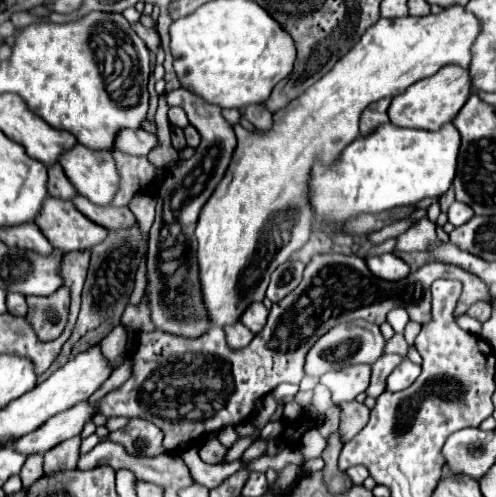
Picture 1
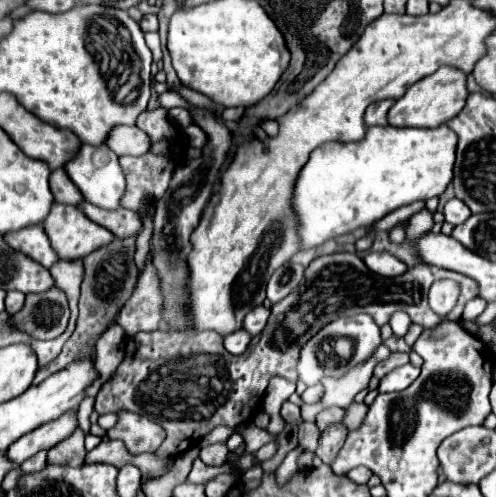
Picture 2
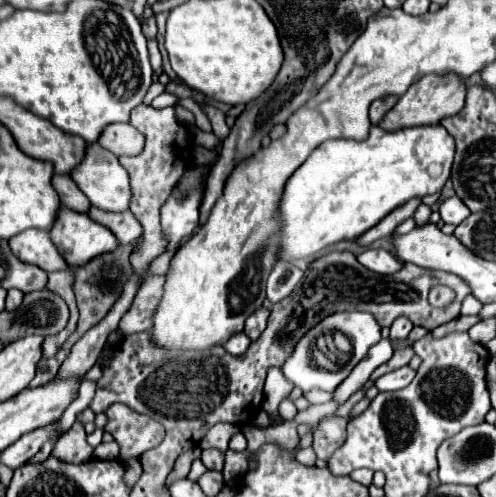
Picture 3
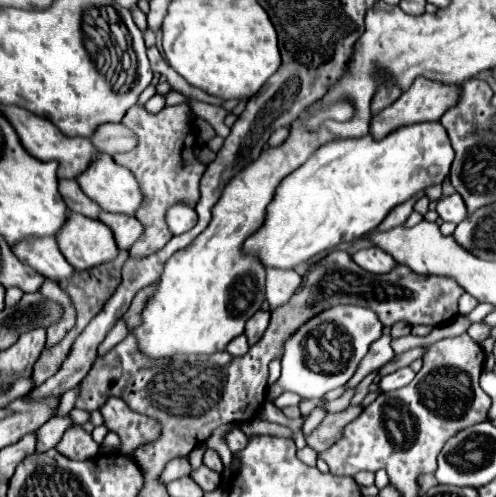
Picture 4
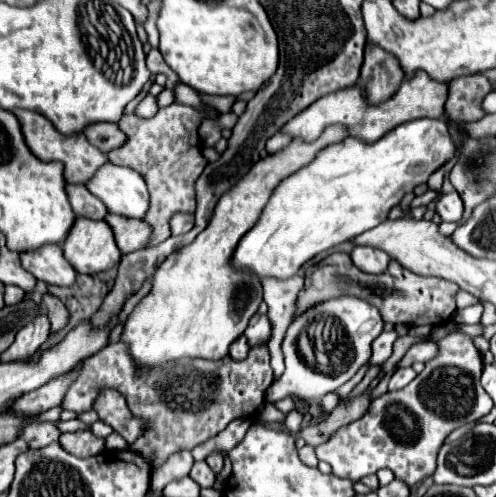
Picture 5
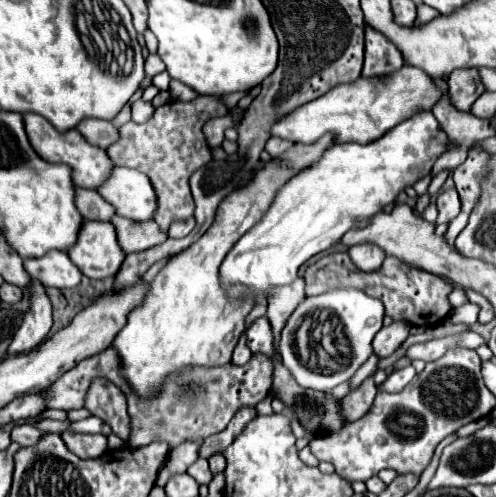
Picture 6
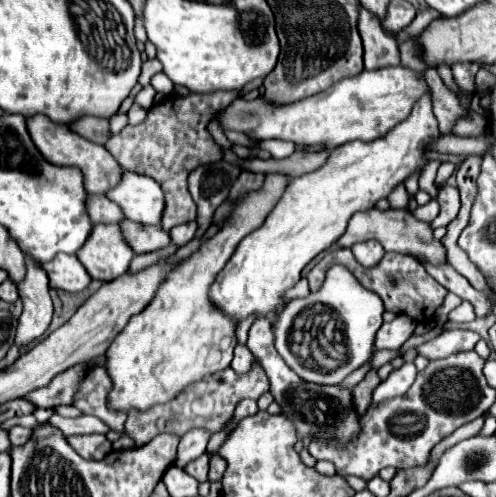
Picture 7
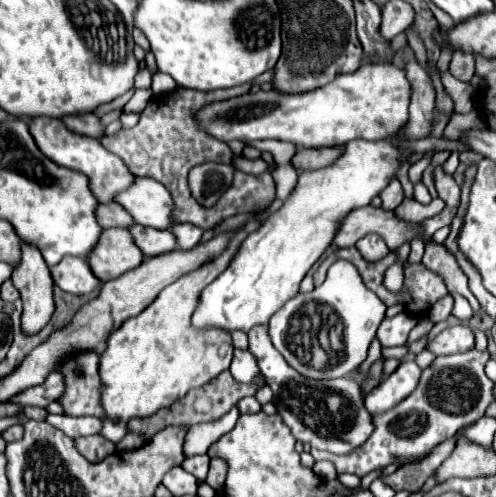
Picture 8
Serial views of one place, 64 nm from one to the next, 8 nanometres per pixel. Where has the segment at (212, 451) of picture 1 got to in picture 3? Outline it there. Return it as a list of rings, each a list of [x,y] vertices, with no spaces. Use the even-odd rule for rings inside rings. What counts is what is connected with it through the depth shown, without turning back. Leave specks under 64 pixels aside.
[[[210,448],[210,450],[202,450],[202,462],[204,462],[204,466],[208,468],[208,470],[218,470],[218,472],[222,472],[222,468],[224,468],[224,456],[222,456],[222,452],[218,452],[218,450],[214,450],[214,448]]]

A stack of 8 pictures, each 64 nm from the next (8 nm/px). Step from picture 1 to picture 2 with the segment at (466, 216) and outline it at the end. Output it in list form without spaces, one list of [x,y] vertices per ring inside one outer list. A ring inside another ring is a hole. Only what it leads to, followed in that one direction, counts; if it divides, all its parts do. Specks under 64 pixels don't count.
[[[452,198],[452,200],[446,202],[446,206],[444,206],[444,218],[446,218],[446,222],[450,222],[452,226],[458,226],[458,224],[466,222],[470,214],[472,214],[472,212],[468,210],[468,206],[466,206],[462,200],[458,200],[458,198]]]

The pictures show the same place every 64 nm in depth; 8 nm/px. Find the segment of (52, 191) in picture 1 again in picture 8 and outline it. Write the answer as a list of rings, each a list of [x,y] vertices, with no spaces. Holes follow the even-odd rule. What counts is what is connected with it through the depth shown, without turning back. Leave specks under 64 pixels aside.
[[[100,204],[100,208],[96,210],[100,226],[102,228],[132,228],[136,222],[134,218],[120,206],[120,204]]]

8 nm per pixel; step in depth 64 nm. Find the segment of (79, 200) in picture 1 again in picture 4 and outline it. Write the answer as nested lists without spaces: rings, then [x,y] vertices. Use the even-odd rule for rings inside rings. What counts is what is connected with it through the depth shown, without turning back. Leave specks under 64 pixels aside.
[[[102,212],[100,222],[104,222],[114,238],[120,250],[130,250],[132,244],[138,242],[138,238],[144,234],[144,226],[140,224],[138,218],[134,216],[124,216],[124,214],[110,214],[110,212]]]

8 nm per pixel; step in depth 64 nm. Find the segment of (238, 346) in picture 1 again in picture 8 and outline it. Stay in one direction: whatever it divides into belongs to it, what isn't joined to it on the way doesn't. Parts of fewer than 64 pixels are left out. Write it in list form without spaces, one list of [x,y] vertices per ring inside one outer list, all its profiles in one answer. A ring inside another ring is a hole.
[[[234,350],[234,360],[230,364],[230,372],[238,382],[252,384],[252,380],[260,374],[254,356],[248,350]]]

